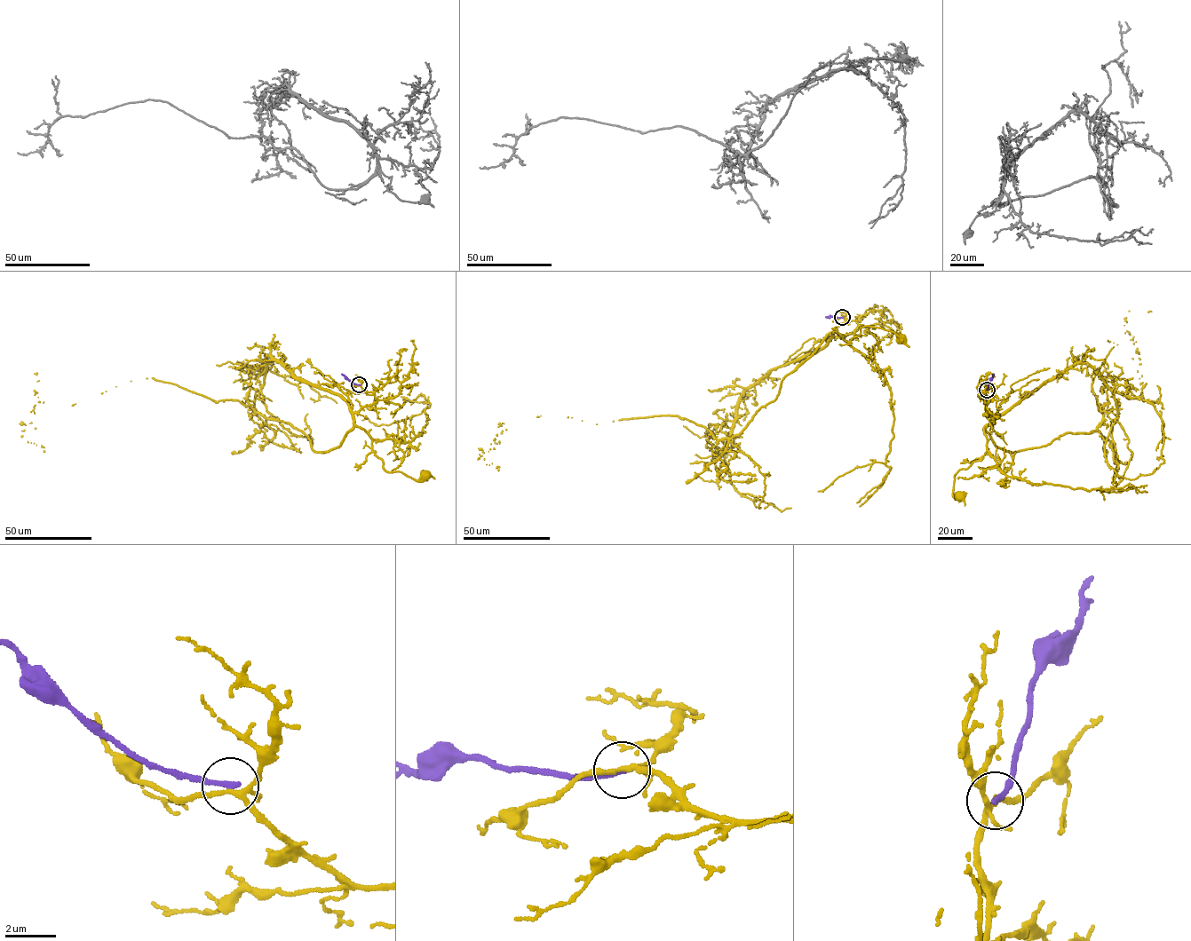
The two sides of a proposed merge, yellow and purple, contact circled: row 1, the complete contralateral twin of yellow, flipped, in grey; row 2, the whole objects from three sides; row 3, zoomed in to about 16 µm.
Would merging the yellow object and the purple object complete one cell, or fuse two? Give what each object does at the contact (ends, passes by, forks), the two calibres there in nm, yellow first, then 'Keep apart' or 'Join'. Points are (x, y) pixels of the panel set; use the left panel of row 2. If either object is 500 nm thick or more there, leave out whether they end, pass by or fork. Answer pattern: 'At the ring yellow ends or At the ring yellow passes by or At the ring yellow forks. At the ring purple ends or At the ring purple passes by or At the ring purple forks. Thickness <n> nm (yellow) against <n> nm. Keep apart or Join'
At the ring yellow forks. At the ring purple ends. Thickness 170 nm (yellow) against 220 nm. Keep apart

